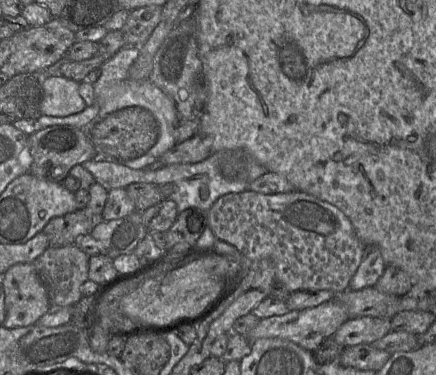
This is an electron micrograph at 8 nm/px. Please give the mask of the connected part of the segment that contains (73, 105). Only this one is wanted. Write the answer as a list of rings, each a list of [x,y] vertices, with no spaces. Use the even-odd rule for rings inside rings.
[[[45,75],[42,86],[42,115],[65,117],[80,113],[87,107],[79,93],[80,82],[60,75]]]

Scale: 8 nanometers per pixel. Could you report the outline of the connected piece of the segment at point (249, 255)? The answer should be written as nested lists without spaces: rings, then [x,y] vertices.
[[[246,190],[228,193],[218,198],[209,209],[208,226],[218,240],[233,245],[246,263],[263,258],[271,259],[275,265],[277,283],[284,285],[291,293],[320,290],[340,293],[349,289],[365,248],[356,236],[351,221],[340,209],[300,191],[263,194]]]

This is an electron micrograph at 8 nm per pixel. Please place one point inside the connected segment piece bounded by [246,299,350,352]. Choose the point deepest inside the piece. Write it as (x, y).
(308, 328)

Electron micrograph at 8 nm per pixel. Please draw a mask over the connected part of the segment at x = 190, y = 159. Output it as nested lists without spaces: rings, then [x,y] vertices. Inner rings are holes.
[[[195,134],[184,142],[176,144],[158,160],[160,160],[164,166],[201,162],[212,154],[212,143],[211,137]]]

